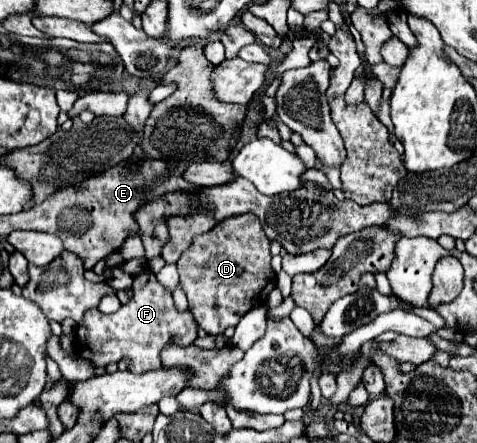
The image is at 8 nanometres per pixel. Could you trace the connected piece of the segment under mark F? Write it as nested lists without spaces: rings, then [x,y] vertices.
[[[147,266],[135,276],[135,296],[113,314],[103,314],[97,308],[85,312],[83,322],[75,328],[75,352],[83,360],[93,362],[95,368],[103,368],[109,362],[129,360],[129,372],[143,374],[145,370],[159,368],[161,348],[175,340],[179,346],[191,346],[197,338],[197,322],[193,314],[179,312],[173,304],[171,290],[161,286]]]

